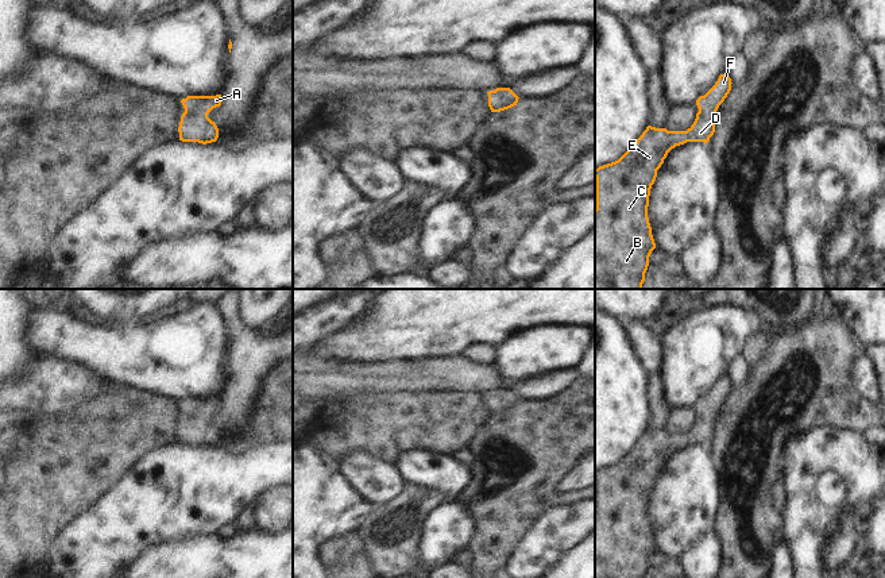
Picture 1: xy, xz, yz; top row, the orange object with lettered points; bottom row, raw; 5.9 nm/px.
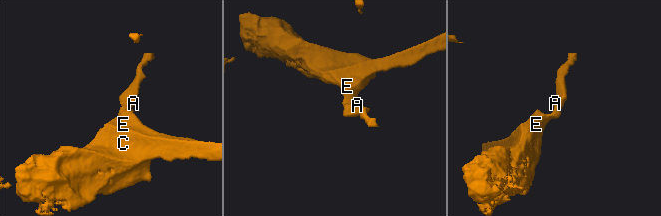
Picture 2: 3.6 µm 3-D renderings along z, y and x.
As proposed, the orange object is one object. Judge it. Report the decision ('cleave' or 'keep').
keep

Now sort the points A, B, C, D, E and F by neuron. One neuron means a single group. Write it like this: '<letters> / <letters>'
A B C D E F

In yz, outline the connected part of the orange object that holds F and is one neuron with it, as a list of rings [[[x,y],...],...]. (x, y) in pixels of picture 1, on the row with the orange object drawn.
[[[720,74],[715,85],[696,100],[699,112],[687,131],[668,131],[648,126],[618,161],[595,169],[595,289],[642,289],[649,257],[656,248],[648,217],[649,196],[657,170],[668,153],[687,142],[707,143],[715,132],[715,115],[731,90],[731,78]]]

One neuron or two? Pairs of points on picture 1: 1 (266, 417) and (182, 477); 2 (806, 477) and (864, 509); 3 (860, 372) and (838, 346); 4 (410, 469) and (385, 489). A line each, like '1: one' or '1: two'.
1: two
2: one
3: two
4: two

